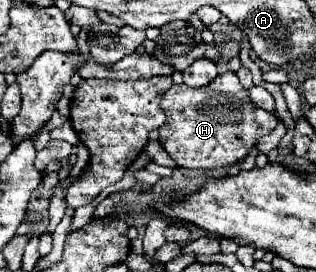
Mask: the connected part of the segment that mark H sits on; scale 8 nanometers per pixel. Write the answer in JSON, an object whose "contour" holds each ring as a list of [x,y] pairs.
{"contour":[[[234,72],[220,74],[204,88],[174,84],[162,96],[162,108],[168,120],[160,128],[160,144],[174,158],[174,162],[184,168],[212,170],[236,164],[244,160],[250,148],[254,148],[258,140],[272,132],[278,124],[274,112],[260,110],[252,104],[248,90],[238,82]]]}

